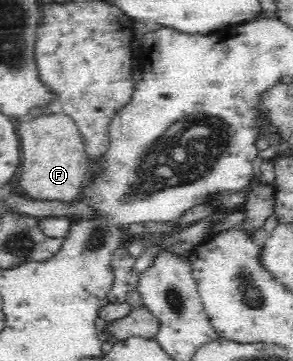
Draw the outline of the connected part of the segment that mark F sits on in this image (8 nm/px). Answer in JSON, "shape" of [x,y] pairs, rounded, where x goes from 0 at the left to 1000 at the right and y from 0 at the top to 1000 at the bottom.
{"shape":[[[225,313],[102,319],[55,335],[72,421],[68,515],[106,551],[249,560],[273,548],[300,460],[300,424],[253,338]]]}

